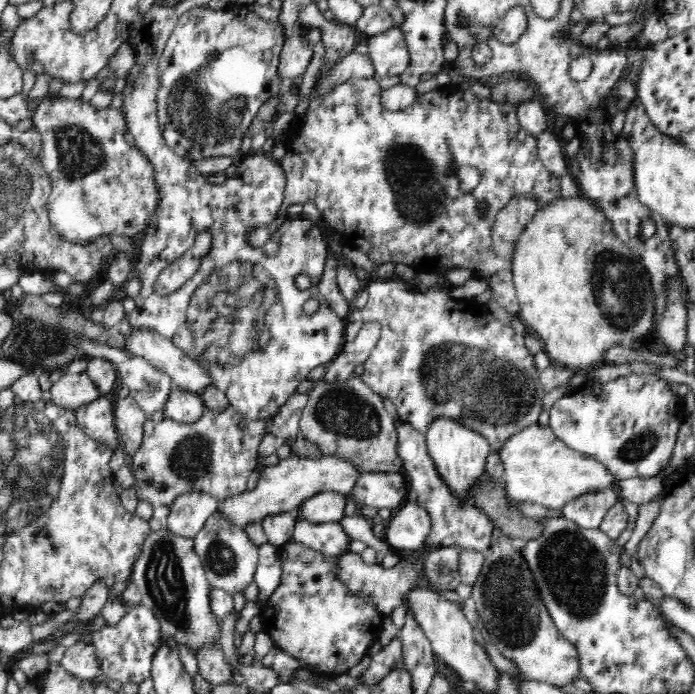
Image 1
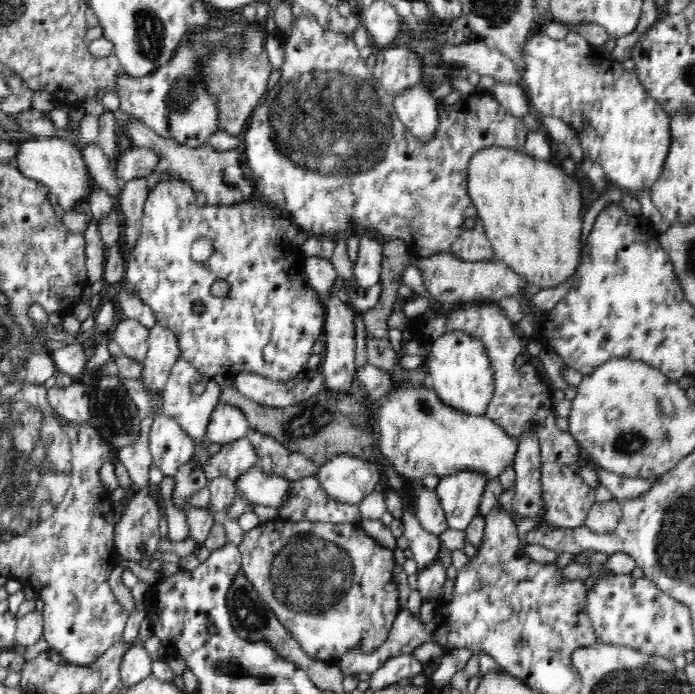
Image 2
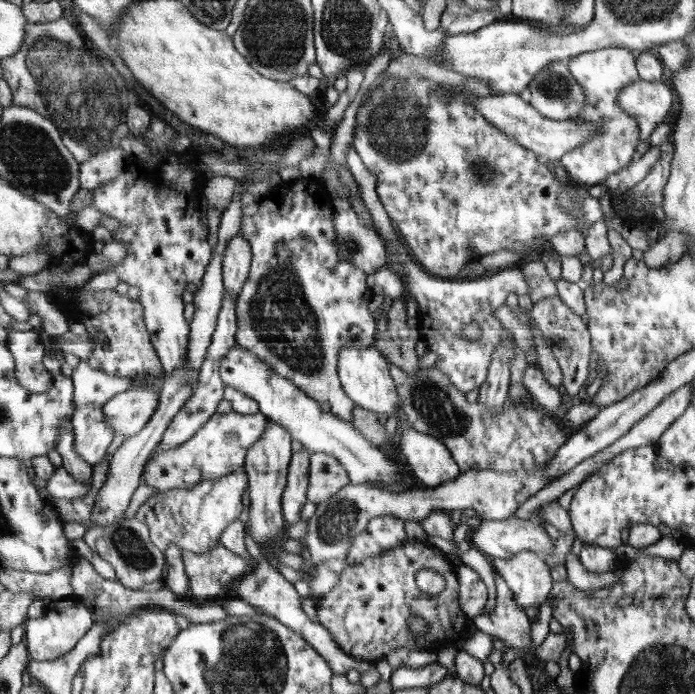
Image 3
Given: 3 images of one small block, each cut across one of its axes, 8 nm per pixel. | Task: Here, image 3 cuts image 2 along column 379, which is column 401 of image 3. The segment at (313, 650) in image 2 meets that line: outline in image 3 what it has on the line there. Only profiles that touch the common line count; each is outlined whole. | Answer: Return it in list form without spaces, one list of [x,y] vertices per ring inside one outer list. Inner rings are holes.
[[[406,540],[402,545],[382,551],[378,555],[354,563],[346,560],[346,569],[341,572],[338,586],[330,592],[322,594],[316,602],[318,622],[322,623],[332,632],[337,644],[346,654],[353,655],[355,659],[376,662],[385,658],[394,648],[408,648],[408,650],[432,650],[438,653],[445,646],[454,645],[458,638],[470,632],[473,618],[469,617],[460,606],[460,583],[454,563],[446,557],[446,553],[438,550],[428,540]],[[428,567],[439,572],[446,580],[446,589],[436,597],[422,593],[415,584],[415,575],[418,570]],[[412,615],[422,616],[427,624],[427,632],[423,636],[416,636],[410,632],[408,618]]]

